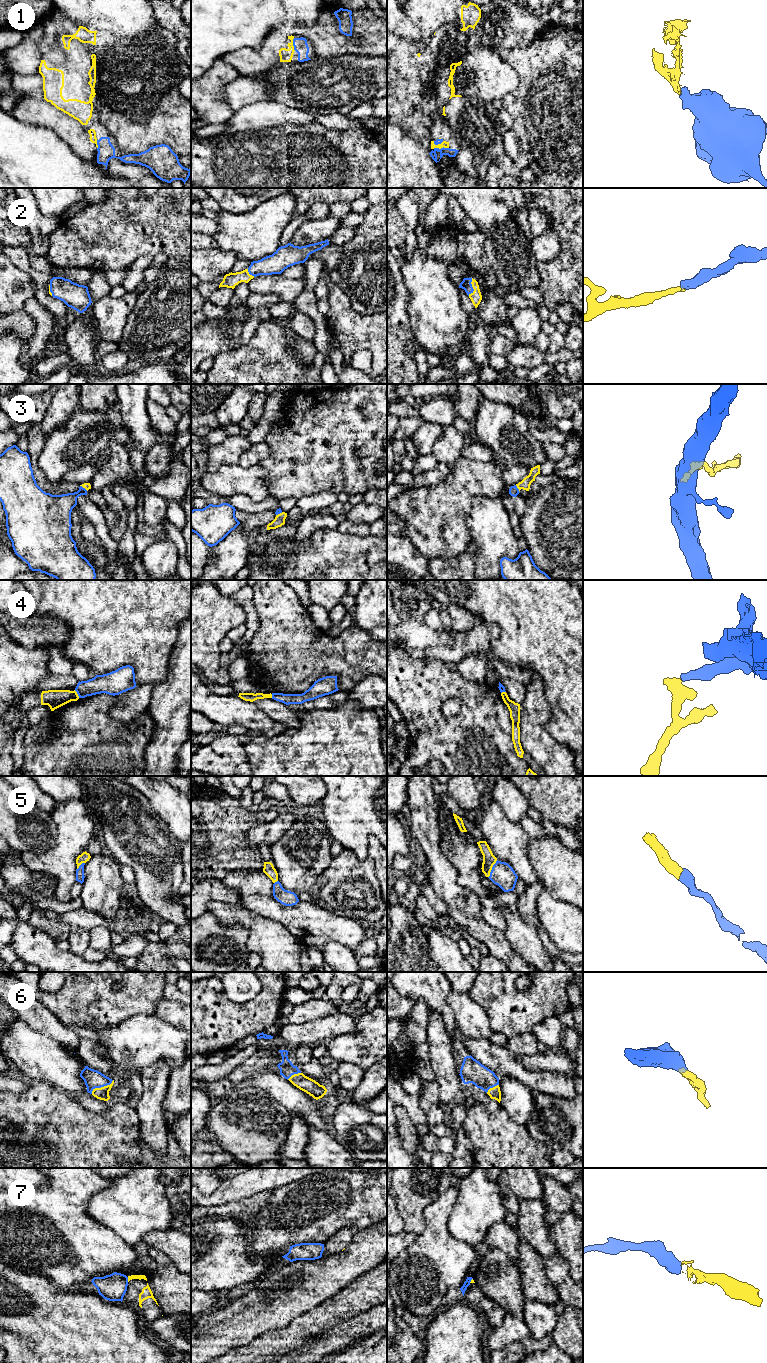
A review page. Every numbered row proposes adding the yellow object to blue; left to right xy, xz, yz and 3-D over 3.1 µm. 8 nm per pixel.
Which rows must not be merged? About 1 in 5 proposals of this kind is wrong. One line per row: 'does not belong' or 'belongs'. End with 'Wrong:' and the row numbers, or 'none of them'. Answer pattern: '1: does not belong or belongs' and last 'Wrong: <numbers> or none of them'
1: belongs
2: belongs
3: belongs
4: does not belong
5: belongs
6: belongs
7: does not belong
Wrong: 4, 7

